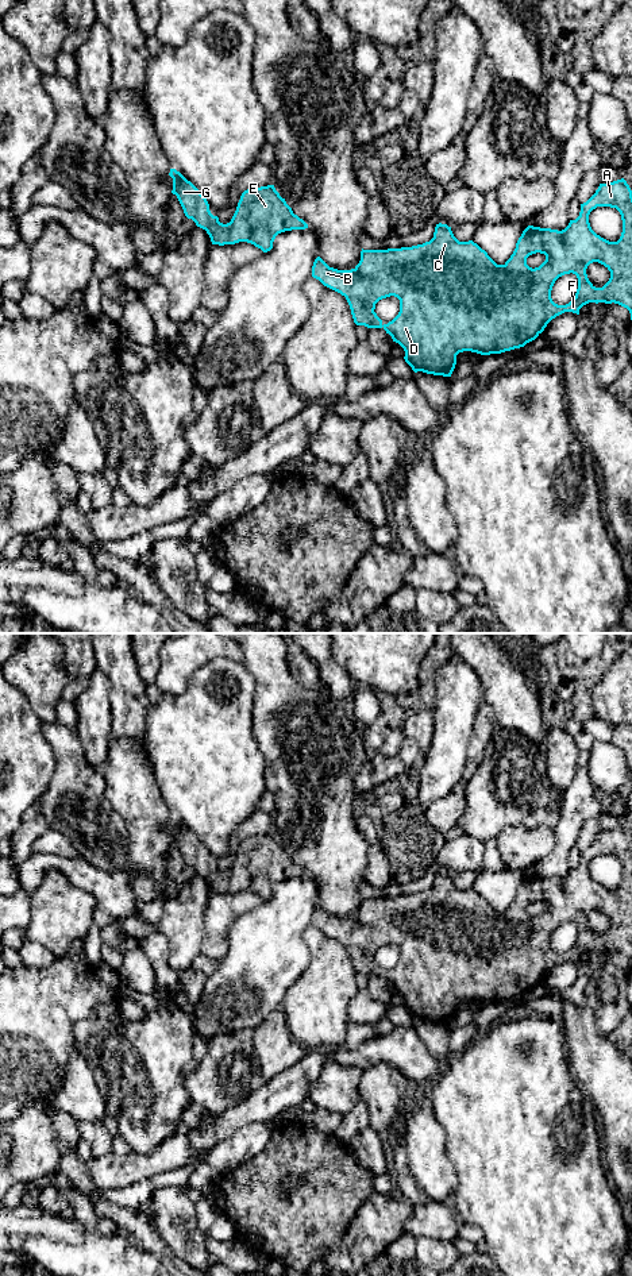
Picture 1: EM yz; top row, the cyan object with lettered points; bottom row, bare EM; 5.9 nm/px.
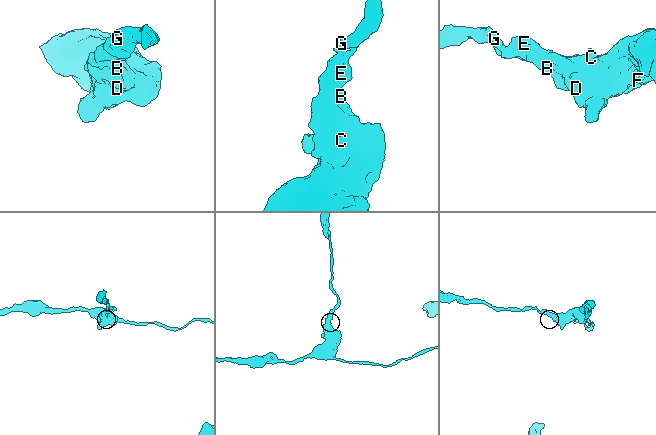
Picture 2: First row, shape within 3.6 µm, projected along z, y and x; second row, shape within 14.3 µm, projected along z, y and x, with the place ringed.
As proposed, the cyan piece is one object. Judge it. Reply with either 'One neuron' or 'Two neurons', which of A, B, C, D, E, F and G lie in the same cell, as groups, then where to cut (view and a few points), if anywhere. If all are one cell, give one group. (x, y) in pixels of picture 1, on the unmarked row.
One neuron. Groups: A B C D E F G. No split

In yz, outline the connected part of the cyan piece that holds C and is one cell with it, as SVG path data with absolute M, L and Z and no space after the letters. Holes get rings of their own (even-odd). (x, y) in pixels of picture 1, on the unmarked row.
M624 826L600 832L596 841L581 852L579 864L570 868L564 878L528 874L504 913L497 913L473 888L459 890L451 875L439 871L433 886L423 893L362 897L359 911L351 918L330 915L317 905L312 925L346 945L357 974L384 976L404 996L404 1007L415 1021L451 1025L459 1001L490 1003L524 995L552 967L564 960L579 963L579 957L589 951L618 952L629 959L632 968L632 839ZM597 855L610 855L620 860L623 880L617 890L609 890L591 878L589 863ZM536 901L544 902L546 909L532 917L527 906ZM593 910L610 920L602 936L596 936L587 926L586 917ZM570 921L578 926L575 945L566 953L558 953L551 947L552 934L559 925ZM390 944L400 948L400 960L384 972L374 957L379 948Z

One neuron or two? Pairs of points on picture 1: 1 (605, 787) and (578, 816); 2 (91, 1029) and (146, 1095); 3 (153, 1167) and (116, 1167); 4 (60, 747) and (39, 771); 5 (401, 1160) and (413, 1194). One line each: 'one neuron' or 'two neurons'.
1: two neurons
2: one neuron
3: one neuron
4: two neurons
5: one neuron

